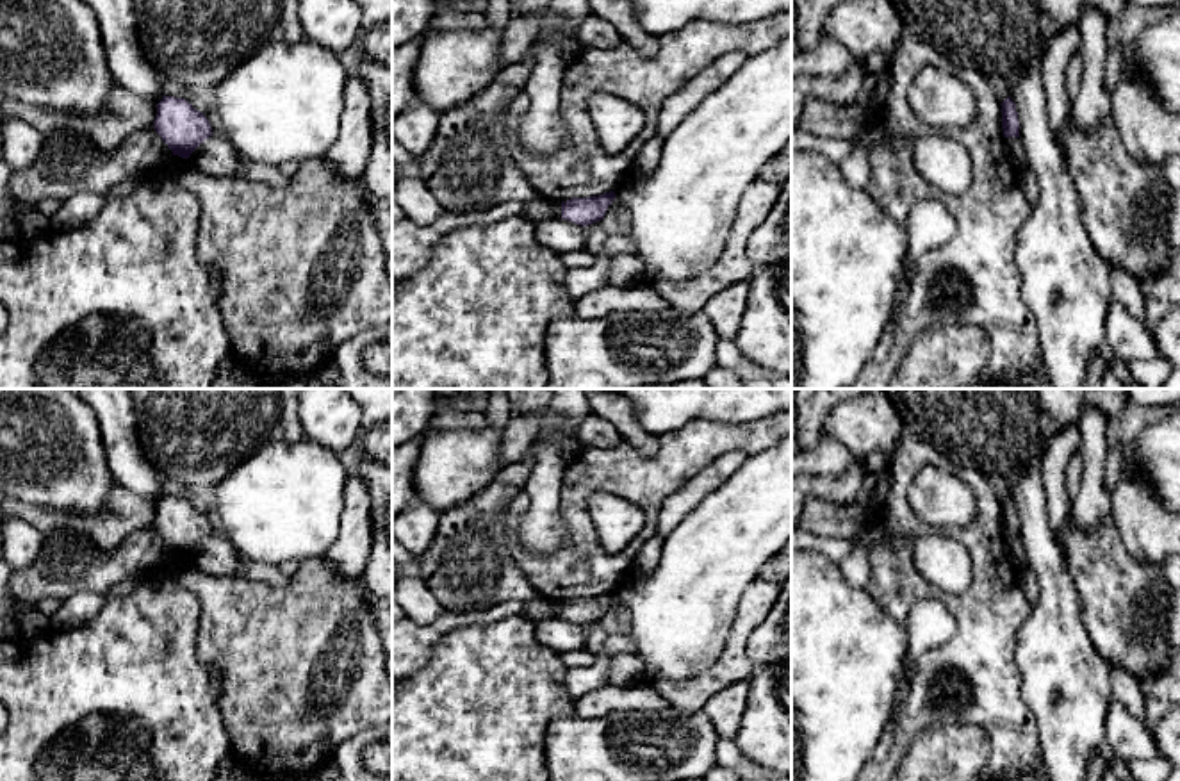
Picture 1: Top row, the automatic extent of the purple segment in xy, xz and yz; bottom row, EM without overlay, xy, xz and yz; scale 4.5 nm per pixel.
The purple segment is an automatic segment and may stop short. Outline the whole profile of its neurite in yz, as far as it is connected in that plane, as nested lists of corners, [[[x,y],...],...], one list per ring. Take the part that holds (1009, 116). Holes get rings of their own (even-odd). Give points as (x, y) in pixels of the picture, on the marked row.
[[[1009,96],[1000,105],[1002,105],[1004,137],[1020,137],[1020,121],[1014,102]]]

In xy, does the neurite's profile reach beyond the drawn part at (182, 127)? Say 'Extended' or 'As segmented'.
As segmented

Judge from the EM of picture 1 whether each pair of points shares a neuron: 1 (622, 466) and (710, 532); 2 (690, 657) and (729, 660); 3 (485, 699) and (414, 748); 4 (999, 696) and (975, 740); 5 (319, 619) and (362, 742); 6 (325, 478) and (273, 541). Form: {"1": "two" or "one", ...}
{"1": "two", "2": "two", "3": "one", "4": "two", "5": "two", "6": "one"}

